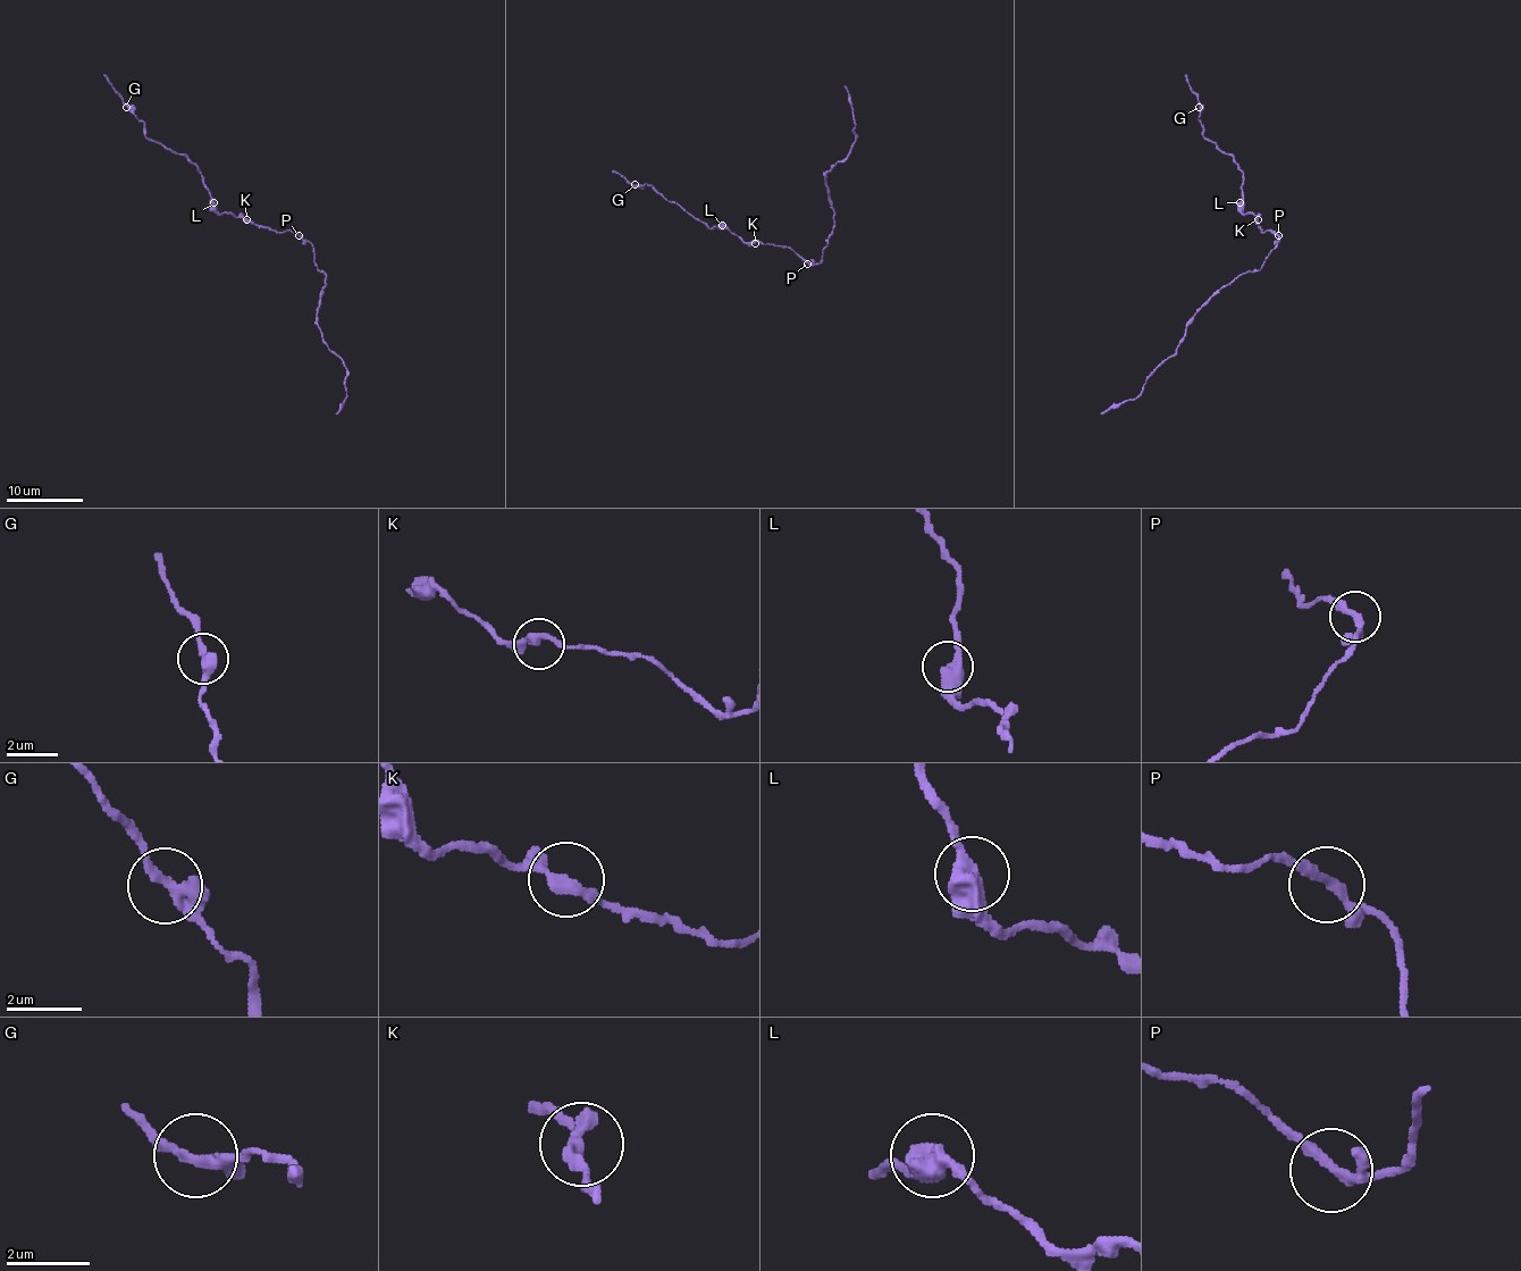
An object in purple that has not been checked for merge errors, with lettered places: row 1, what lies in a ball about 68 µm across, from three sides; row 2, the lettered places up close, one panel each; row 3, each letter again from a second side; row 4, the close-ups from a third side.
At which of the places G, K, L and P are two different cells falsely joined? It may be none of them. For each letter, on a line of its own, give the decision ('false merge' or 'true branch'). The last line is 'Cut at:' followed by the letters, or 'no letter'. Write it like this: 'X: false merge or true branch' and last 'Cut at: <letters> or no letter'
G: true branch
K: true branch
L: true branch
P: true branch
Cut at: no letter

